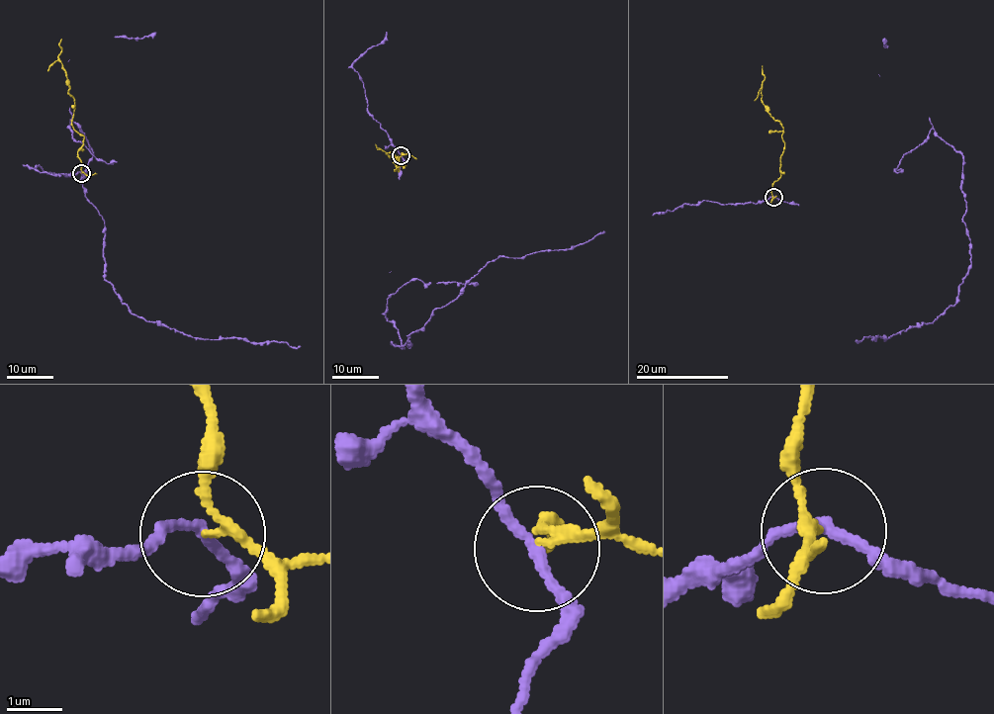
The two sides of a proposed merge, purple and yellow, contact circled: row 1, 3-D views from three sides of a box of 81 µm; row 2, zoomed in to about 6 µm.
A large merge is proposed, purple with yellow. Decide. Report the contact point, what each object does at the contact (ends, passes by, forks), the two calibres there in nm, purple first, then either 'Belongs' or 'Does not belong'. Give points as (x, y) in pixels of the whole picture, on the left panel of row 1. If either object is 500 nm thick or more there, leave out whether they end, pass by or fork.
Place: (81, 173). At the ring purple passes by. At the ring yellow passes by. Thickness 180 nm (purple) against 140 nm. Does not belong

